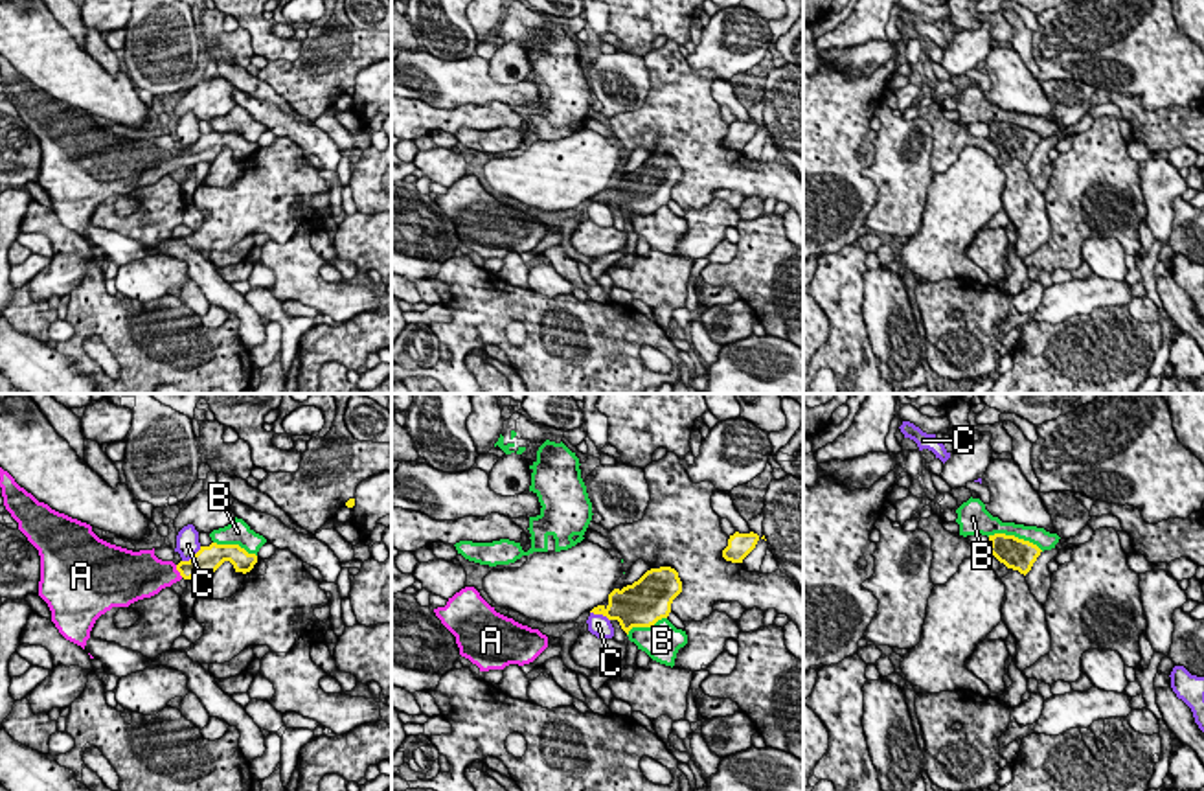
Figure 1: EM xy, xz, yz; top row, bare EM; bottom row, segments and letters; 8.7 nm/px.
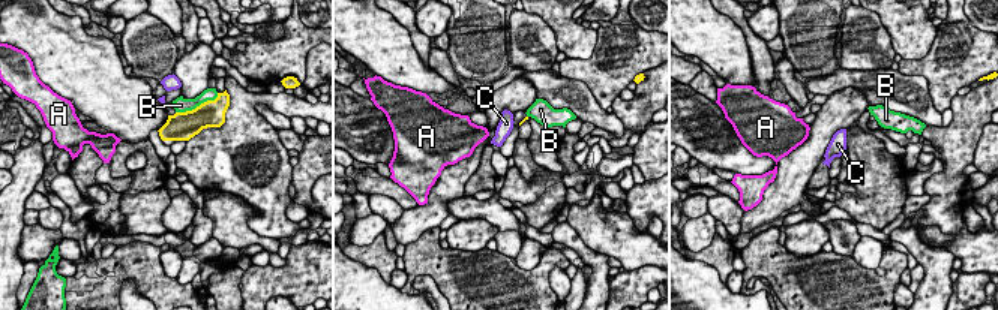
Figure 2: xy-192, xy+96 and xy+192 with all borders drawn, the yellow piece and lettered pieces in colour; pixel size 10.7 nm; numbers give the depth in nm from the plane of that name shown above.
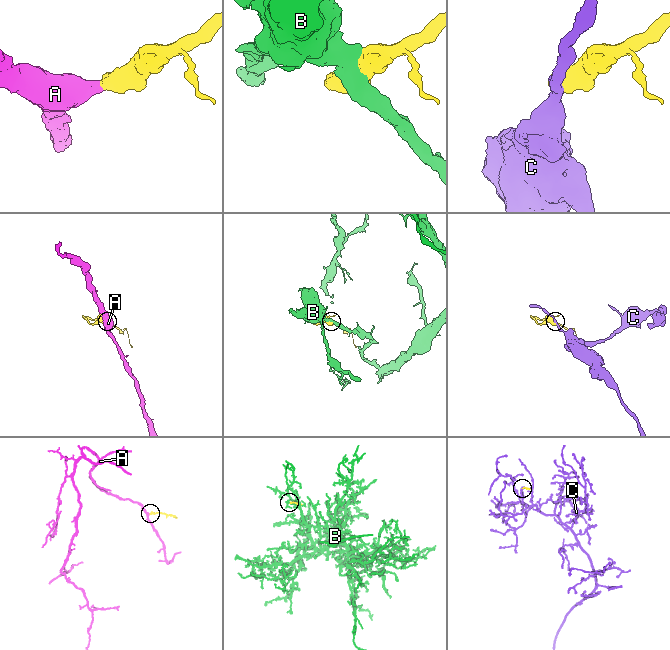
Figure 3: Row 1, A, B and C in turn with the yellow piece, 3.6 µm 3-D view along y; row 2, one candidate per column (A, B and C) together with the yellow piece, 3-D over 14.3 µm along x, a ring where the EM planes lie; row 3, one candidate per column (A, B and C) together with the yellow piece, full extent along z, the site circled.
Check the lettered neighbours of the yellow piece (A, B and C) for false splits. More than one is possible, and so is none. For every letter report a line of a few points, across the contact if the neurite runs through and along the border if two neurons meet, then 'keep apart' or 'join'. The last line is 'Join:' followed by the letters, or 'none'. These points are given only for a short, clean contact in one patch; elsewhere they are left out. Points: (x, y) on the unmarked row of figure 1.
A: xy (204, 149), (192, 157), (177, 157), (149, 162) | join
B: keep apart
C: xy (201, 135), (182, 149) | keep apart
Join: A

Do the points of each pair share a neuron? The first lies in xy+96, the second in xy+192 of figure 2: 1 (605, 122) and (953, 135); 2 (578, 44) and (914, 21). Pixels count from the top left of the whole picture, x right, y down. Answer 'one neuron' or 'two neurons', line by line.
1: two neurons
2: one neuron

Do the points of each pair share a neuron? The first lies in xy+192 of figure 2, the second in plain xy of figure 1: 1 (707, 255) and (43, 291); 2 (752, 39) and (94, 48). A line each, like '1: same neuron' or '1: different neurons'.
1: different neurons
2: different neurons

